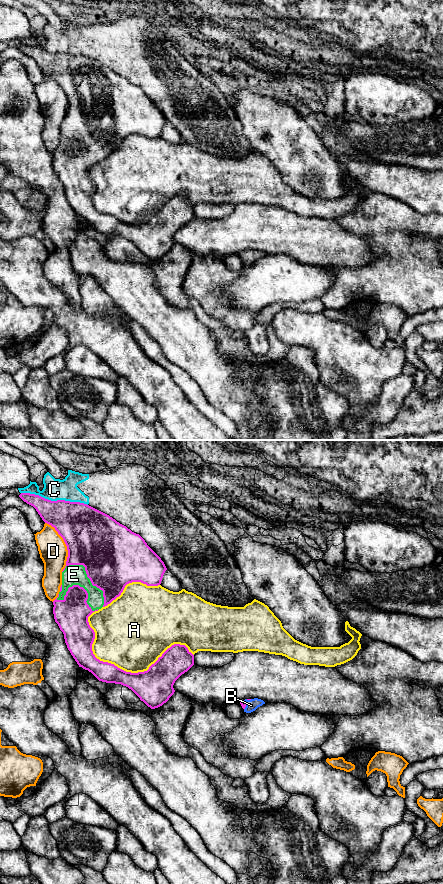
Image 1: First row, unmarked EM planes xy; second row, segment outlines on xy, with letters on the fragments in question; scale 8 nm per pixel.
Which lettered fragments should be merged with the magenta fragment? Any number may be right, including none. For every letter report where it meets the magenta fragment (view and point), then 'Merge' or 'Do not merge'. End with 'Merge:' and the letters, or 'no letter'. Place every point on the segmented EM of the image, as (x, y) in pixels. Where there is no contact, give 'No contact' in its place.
A: Touches magenta at xy (125, 671). Do not merge
B: Touches magenta at xy (245, 705). Merge
C: Touches magenta at xy (54, 501). Do not merge
D: Touches magenta at xy (66, 545). Do not merge
E: Touches magenta at xy (81, 587). Merge
Merge: B, E

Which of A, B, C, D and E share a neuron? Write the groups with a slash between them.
A / B E / C / D

